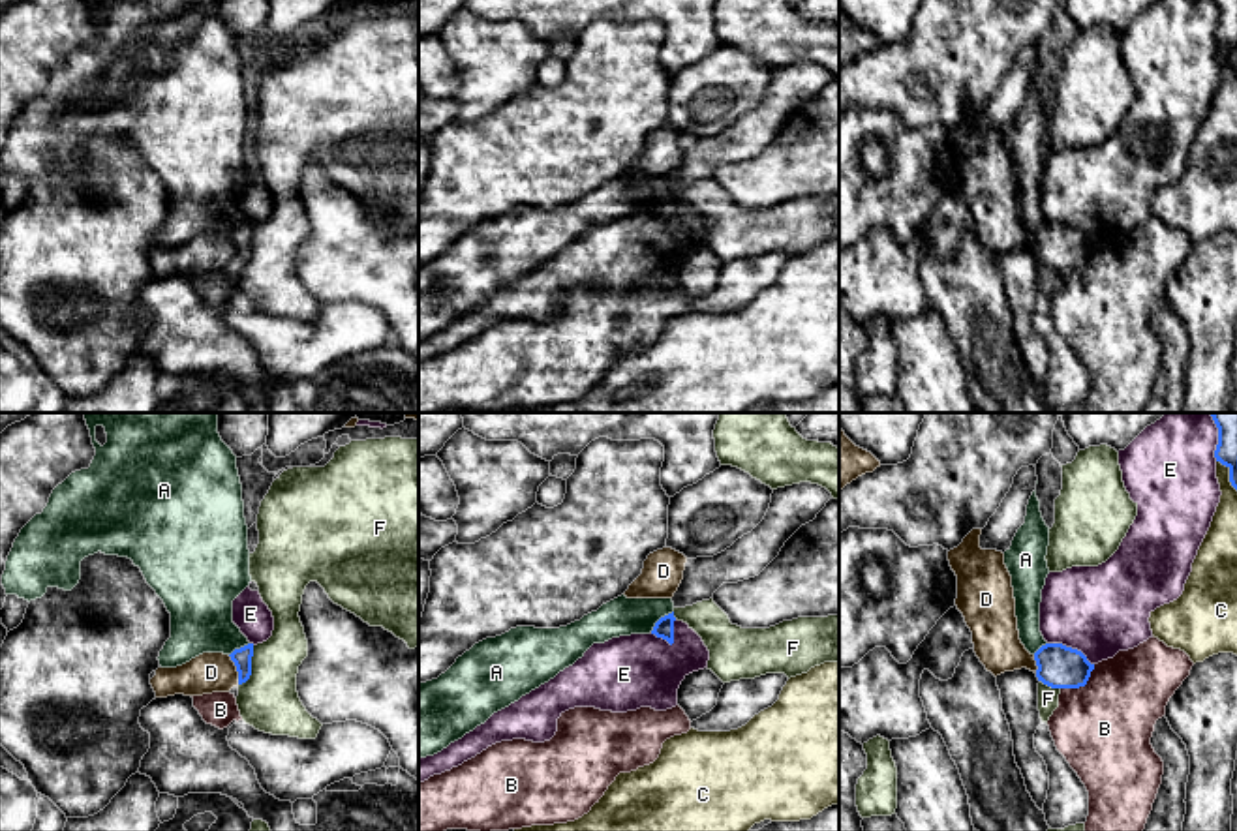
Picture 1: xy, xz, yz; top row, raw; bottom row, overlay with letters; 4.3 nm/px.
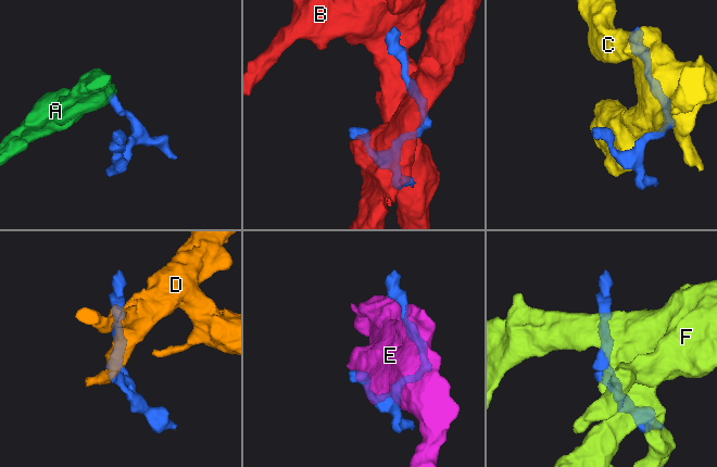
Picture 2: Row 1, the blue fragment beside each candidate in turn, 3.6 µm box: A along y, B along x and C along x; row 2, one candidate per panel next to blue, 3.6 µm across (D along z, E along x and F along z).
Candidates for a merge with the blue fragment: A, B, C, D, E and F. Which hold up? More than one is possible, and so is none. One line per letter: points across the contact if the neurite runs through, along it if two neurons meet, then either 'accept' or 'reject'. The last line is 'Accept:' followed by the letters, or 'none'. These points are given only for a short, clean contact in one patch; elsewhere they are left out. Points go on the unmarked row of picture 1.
A: along xz (672, 190), (650, 211) | reject
B: reject
C: reject
D: along xy (228, 235), (239, 263) | reject
E: reject
F: reject
Accept: none

